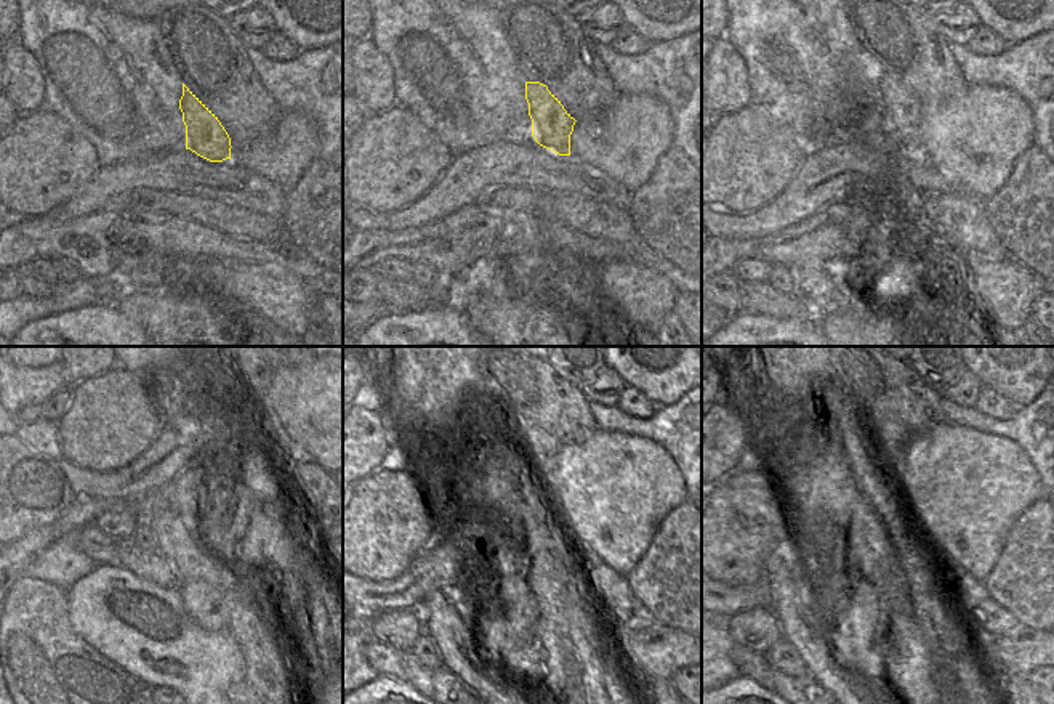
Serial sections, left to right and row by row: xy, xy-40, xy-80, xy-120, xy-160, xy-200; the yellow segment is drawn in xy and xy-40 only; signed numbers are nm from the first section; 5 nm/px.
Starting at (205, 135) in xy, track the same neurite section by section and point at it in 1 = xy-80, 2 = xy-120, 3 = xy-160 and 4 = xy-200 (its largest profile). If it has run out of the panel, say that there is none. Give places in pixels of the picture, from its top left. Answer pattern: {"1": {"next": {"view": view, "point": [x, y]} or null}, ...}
{"1": {"next": {"view": "xy-80", "point": [904, 113]}}, "2": {"next": {"view": "xy-120", "point": [178, 457]}}, "3": {"next": {"view": "xy-160", "point": [535, 445]}}, "4": {"next": {"view": "xy-200", "point": [891, 436]}}}

